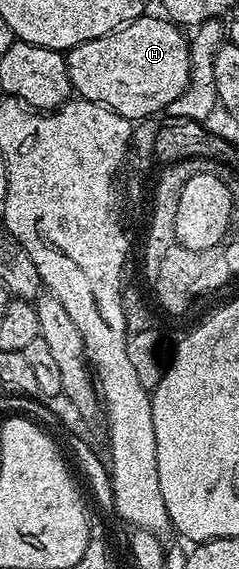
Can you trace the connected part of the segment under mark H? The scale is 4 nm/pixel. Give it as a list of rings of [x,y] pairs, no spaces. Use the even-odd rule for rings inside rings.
[[[150,17],[137,18],[120,30],[65,51],[70,88],[77,97],[99,102],[131,120],[150,120],[184,92],[190,82],[187,35],[169,17]]]

